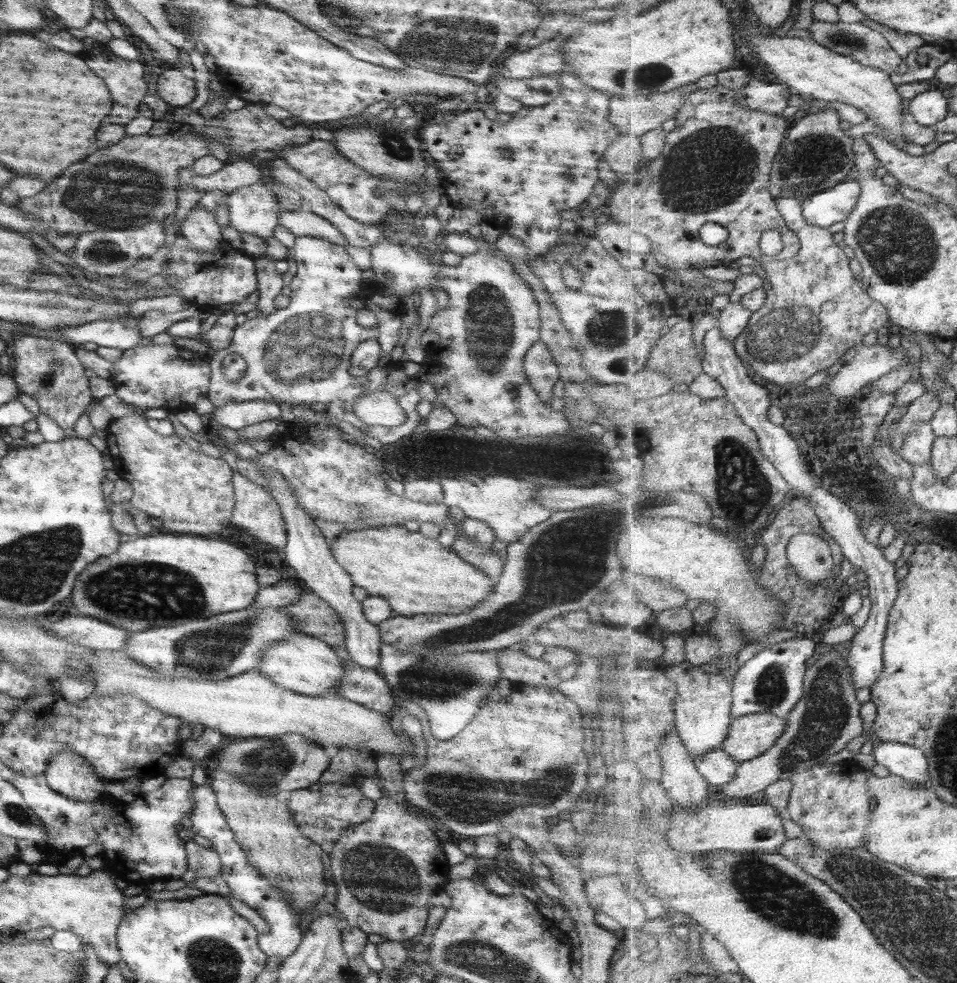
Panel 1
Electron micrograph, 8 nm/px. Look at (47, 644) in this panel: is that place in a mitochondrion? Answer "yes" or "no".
no

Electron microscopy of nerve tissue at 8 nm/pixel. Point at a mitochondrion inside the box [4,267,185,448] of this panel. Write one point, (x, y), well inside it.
(47, 380)

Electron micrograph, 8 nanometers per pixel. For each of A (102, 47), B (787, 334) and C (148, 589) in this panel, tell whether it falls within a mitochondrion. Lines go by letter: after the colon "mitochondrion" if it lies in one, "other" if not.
A: other
B: mitochondrion
C: mitochondrion

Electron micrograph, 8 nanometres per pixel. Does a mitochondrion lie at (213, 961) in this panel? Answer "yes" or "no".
yes

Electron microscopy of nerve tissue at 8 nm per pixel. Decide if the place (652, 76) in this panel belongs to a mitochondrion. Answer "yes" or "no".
yes

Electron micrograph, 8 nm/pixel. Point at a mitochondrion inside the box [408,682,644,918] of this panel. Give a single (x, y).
(558, 775)

